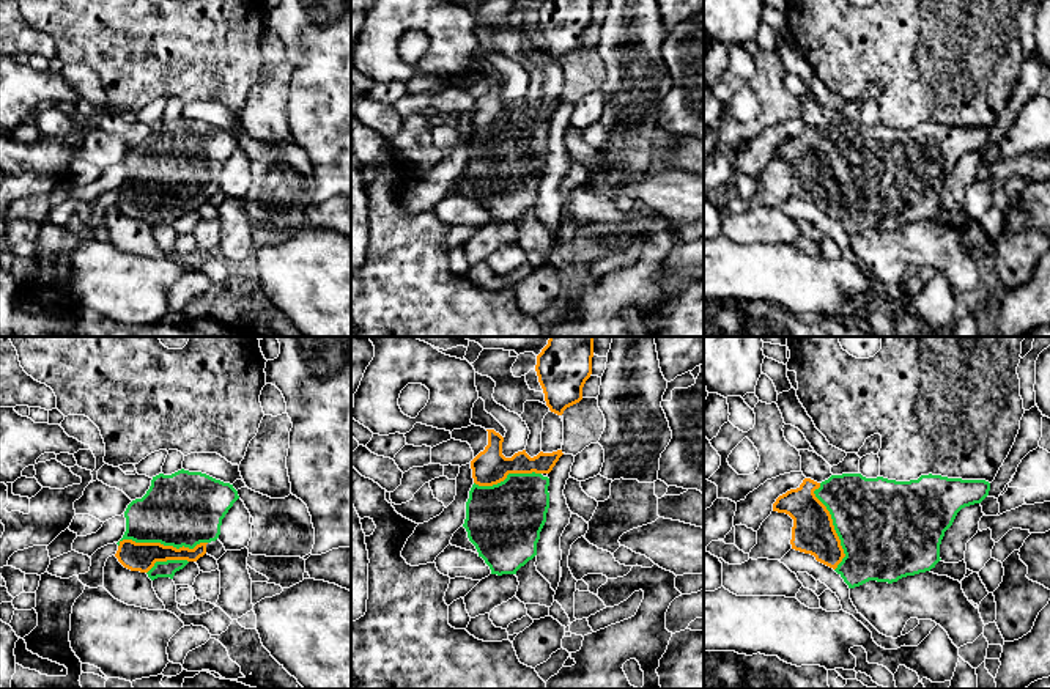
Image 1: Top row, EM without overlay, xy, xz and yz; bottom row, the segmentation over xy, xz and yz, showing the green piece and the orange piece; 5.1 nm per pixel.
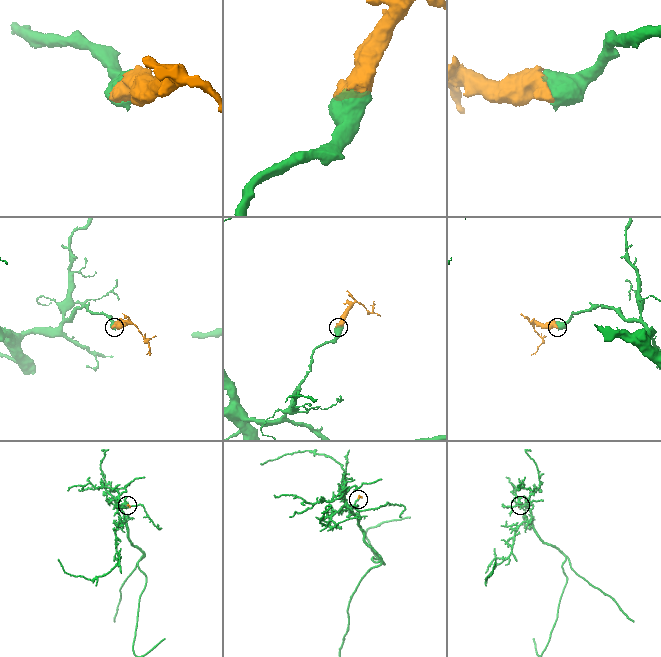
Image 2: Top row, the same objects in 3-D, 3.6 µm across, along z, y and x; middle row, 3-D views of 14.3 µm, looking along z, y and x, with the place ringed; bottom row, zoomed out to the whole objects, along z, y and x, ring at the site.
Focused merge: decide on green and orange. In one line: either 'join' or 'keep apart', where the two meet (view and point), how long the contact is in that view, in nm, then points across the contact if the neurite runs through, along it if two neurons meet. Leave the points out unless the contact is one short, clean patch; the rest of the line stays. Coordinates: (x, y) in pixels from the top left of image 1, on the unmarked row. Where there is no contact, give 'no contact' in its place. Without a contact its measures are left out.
join | xy (161, 191) | 460 nm

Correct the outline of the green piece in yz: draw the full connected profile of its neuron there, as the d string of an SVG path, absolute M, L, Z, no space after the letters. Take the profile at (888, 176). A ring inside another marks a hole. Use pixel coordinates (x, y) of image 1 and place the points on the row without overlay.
M842 121L822 131L804 126L797 137L776 146L773 159L793 167L792 197L814 203L817 209L833 216L849 236L855 236L869 228L893 231L935 216L941 208L941 187L957 160L981 151L989 138L990 131L985 127L929 121L918 127L896 129Z

